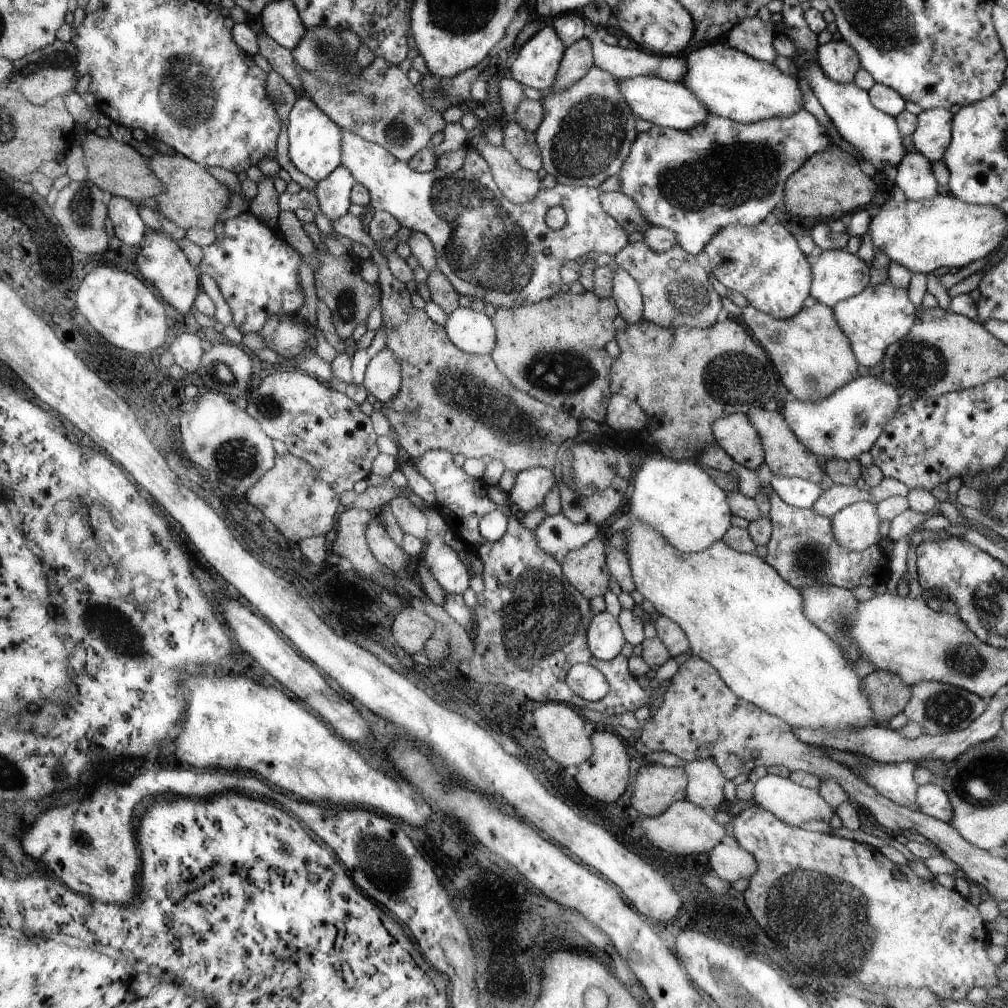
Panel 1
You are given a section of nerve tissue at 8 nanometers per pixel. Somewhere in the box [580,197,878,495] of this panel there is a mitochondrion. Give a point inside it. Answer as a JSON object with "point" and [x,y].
{"point":[730,377]}

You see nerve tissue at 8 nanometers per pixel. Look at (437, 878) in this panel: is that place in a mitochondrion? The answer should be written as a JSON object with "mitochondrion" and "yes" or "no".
{"mitochondrion":"no"}

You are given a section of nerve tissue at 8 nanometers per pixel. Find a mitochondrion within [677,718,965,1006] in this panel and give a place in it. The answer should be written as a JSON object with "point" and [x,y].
{"point":[795,894]}

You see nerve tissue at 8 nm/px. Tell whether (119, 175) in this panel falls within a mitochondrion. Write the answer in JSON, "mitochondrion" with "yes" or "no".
{"mitochondrion":"no"}

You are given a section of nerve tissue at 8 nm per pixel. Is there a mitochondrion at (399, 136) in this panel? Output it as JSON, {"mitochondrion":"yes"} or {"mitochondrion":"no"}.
{"mitochondrion":"yes"}

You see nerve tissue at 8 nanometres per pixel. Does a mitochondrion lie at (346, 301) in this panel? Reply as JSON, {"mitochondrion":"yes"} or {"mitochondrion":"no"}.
{"mitochondrion":"yes"}

